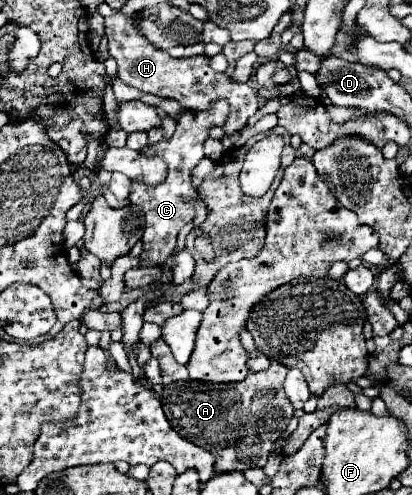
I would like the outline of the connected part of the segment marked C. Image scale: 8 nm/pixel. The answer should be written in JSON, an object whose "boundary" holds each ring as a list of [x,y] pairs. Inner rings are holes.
{"boundary":[[[217,103],[211,107],[211,111],[187,111],[183,117],[177,119],[175,133],[171,137],[165,137],[157,143],[151,143],[141,149],[143,155],[159,157],[167,163],[167,179],[159,185],[145,185],[139,181],[131,183],[129,201],[143,205],[145,213],[145,233],[143,233],[143,253],[139,255],[141,267],[161,267],[171,257],[177,241],[179,229],[195,217],[195,209],[191,203],[187,203],[189,197],[197,197],[197,191],[193,187],[193,167],[203,159],[203,141],[207,139],[207,129],[213,125],[219,125],[225,121],[225,115],[229,113],[227,103]]]}

